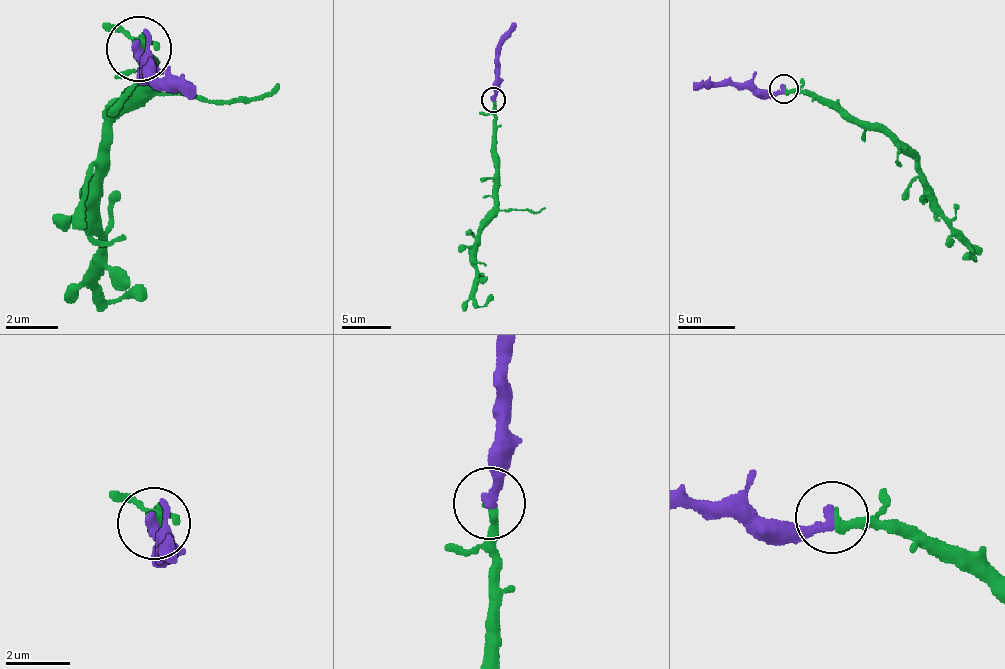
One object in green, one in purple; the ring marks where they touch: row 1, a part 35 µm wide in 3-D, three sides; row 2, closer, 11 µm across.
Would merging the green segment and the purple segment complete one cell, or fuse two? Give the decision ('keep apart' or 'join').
join

